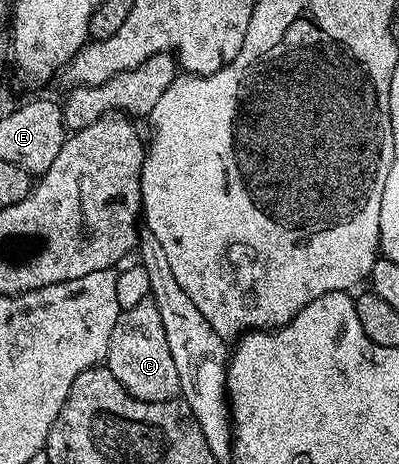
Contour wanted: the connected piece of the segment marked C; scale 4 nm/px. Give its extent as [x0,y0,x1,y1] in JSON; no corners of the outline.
[105,300,179,402]

